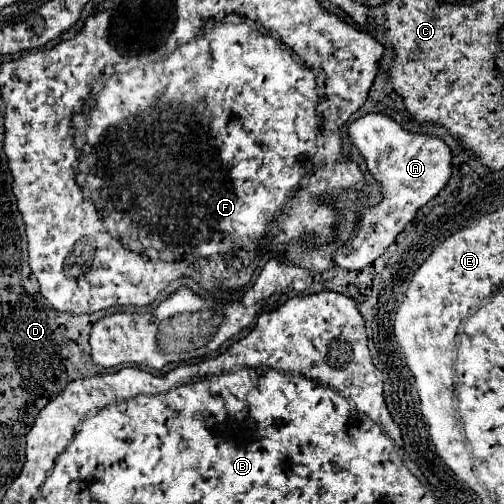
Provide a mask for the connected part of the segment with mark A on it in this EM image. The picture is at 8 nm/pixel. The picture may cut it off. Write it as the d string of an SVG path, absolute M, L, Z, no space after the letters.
M365 114L351 122L347 128L351 144L365 160L373 178L381 184L381 202L373 208L361 210L359 228L353 236L335 250L333 262L347 270L361 270L369 266L383 250L393 244L397 234L415 218L417 210L439 194L439 190L451 178L451 150L433 136L409 134L395 120L385 114Z

